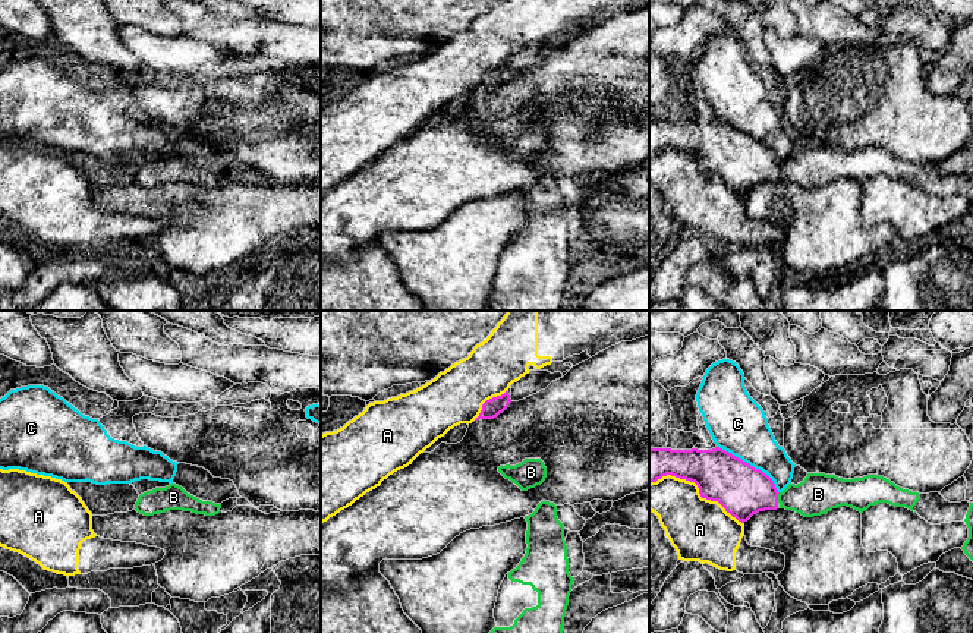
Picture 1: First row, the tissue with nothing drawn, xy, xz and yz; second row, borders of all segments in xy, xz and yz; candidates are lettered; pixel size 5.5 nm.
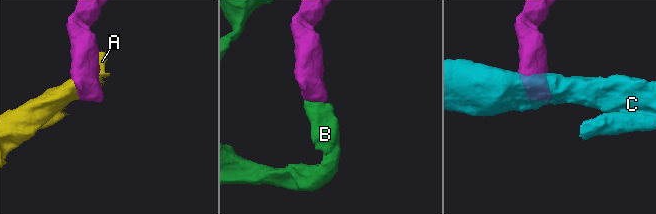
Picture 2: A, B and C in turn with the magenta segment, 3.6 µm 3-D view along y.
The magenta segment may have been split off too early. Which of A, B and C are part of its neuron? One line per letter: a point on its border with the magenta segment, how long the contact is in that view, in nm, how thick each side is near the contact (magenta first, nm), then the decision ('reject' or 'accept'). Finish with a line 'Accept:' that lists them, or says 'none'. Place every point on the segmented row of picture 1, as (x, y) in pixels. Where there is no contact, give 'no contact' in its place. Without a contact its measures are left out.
A: meets magenta in yz at (698, 487); contact 550 nm long; 280 nm thick on the magenta side, 340 nm on the other; reject
B: meets magenta in yz at (777, 497); contact 60 nm long; 280 nm thick on the magenta side, 220 nm on the other; accept
C: meets magenta in yz at (752, 466); contact 420 nm long; 280 nm thick on the magenta side, 320 nm on the other; reject
Accept: B

